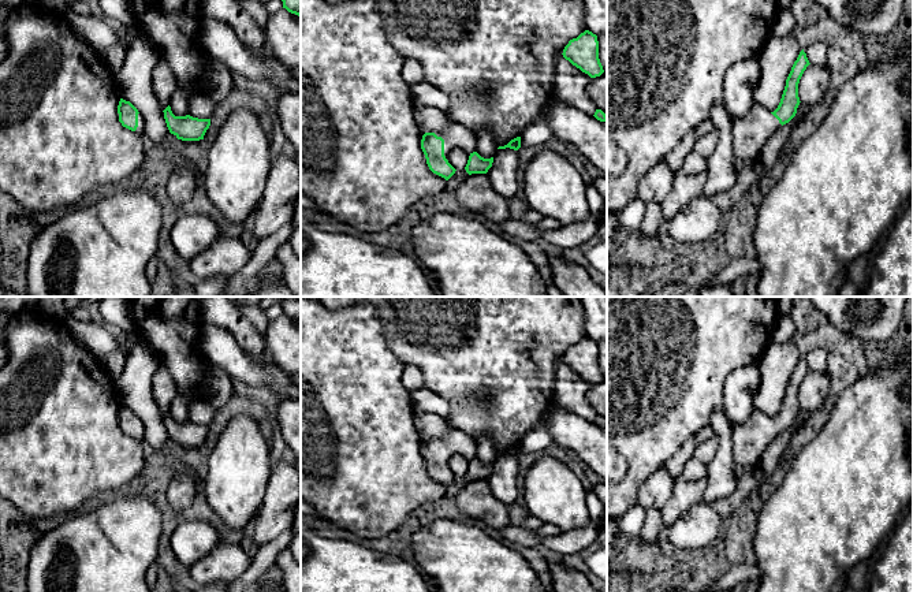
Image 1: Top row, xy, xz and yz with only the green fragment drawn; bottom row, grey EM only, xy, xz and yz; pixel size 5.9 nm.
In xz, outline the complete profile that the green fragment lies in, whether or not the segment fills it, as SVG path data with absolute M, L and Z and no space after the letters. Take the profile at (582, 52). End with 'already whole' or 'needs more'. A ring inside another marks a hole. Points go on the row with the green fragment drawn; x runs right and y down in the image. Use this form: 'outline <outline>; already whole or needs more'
outline M589 30L569 41L563 57L590 78L600 77L604 70L599 59L597 36Z; already whole

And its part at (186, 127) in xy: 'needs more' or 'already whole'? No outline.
needs more

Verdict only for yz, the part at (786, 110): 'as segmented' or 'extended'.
extended

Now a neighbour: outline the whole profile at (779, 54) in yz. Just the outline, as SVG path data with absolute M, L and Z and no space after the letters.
M791 33L786 37L768 38L759 55L761 78L754 92L754 103L761 104L769 112L778 108L786 79L801 51L798 38Z

